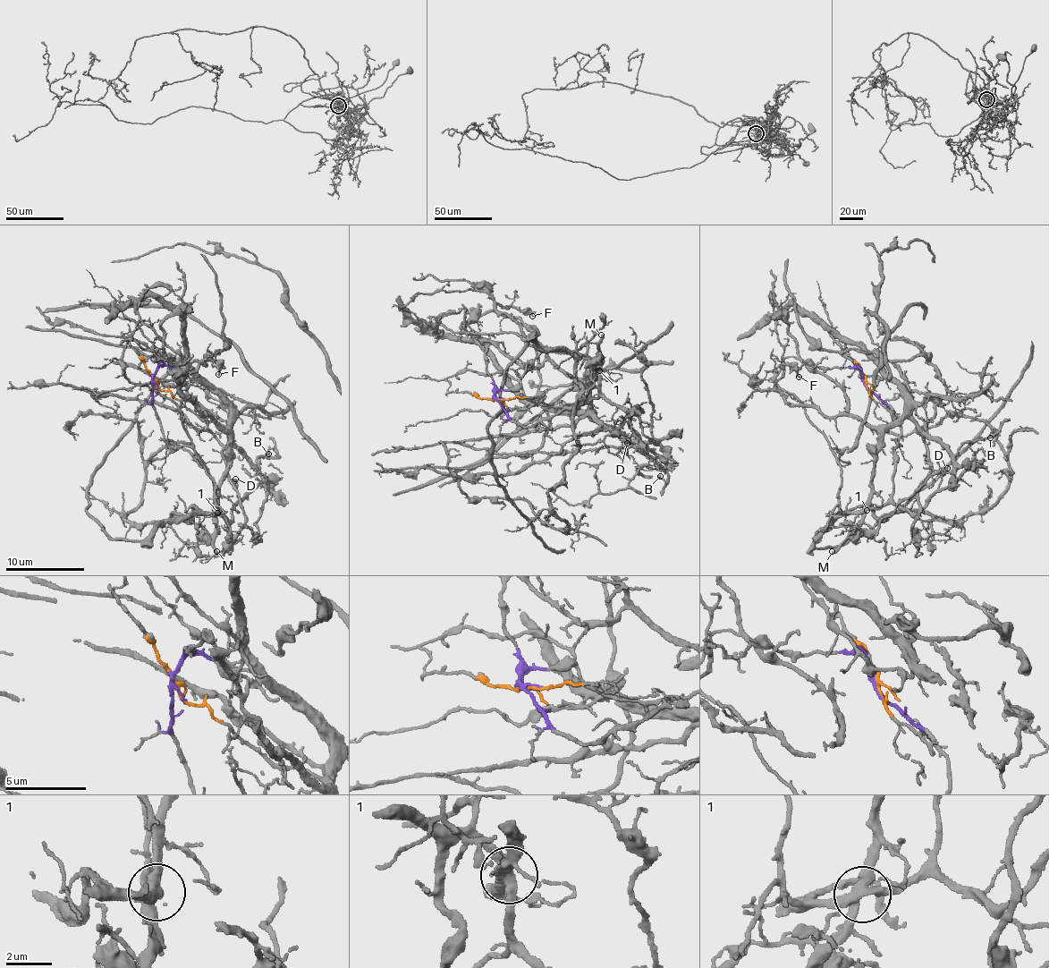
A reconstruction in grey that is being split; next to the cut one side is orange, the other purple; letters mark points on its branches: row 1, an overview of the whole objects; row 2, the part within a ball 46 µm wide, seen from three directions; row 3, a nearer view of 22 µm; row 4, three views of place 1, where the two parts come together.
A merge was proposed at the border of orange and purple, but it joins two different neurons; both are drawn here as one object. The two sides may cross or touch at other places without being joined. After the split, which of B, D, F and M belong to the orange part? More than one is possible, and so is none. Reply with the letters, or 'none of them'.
B, F, M

